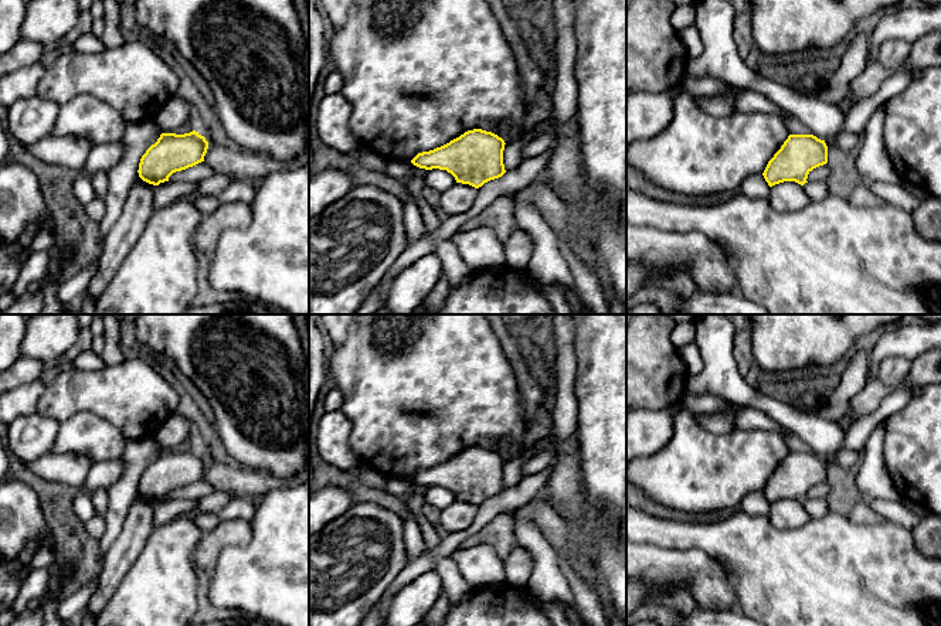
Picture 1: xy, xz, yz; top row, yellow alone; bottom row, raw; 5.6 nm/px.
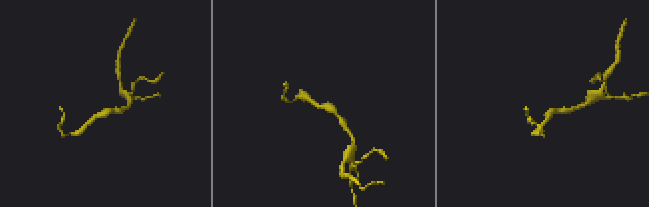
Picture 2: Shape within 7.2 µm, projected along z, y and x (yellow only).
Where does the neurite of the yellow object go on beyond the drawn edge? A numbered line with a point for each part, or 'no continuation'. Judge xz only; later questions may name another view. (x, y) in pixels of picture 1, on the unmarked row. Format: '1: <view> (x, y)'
no continuation

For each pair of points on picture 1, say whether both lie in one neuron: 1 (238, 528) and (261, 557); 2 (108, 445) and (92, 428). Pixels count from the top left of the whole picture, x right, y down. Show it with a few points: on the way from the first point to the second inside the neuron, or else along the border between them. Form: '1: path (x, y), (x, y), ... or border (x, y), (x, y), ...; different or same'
1: border (251, 521), (251, 538), (228, 544), (218, 554); different
2: path (104, 441), (95, 432); same

